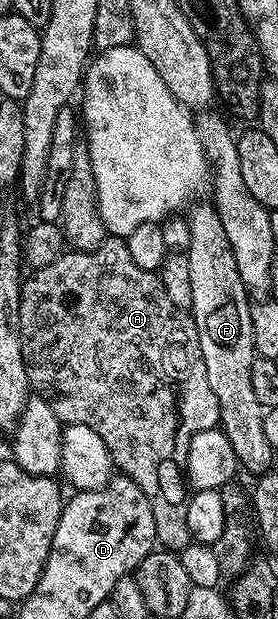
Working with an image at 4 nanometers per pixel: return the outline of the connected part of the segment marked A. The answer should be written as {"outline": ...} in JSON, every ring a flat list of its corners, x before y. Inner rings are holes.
{"outline":[[109,236,94,251,65,251,61,253,54,263,46,267,35,270,31,274,33,277,25,276,20,287,20,338,22,339,22,355,24,356,24,366,28,372,28,384,31,392,40,397,58,415,58,419,64,425,85,425,90,427,106,443,109,453,112,455,115,468,123,476,130,478,146,495,146,499,152,508,154,515,154,531,157,542,165,550,179,551,185,549,187,545,193,544,190,535,190,523,186,523,186,504,171,501,164,494,164,485,160,482,160,468,167,461,183,458,188,452,188,444,198,431,215,429,220,423,220,408,218,399,214,399,214,391,210,391,210,379,206,379,206,363,202,359,202,347,198,339,198,327,194,323,191,312,186,309,174,307,170,295,162,287,159,276,156,273,146,271,130,259,130,251,125,238]]}

